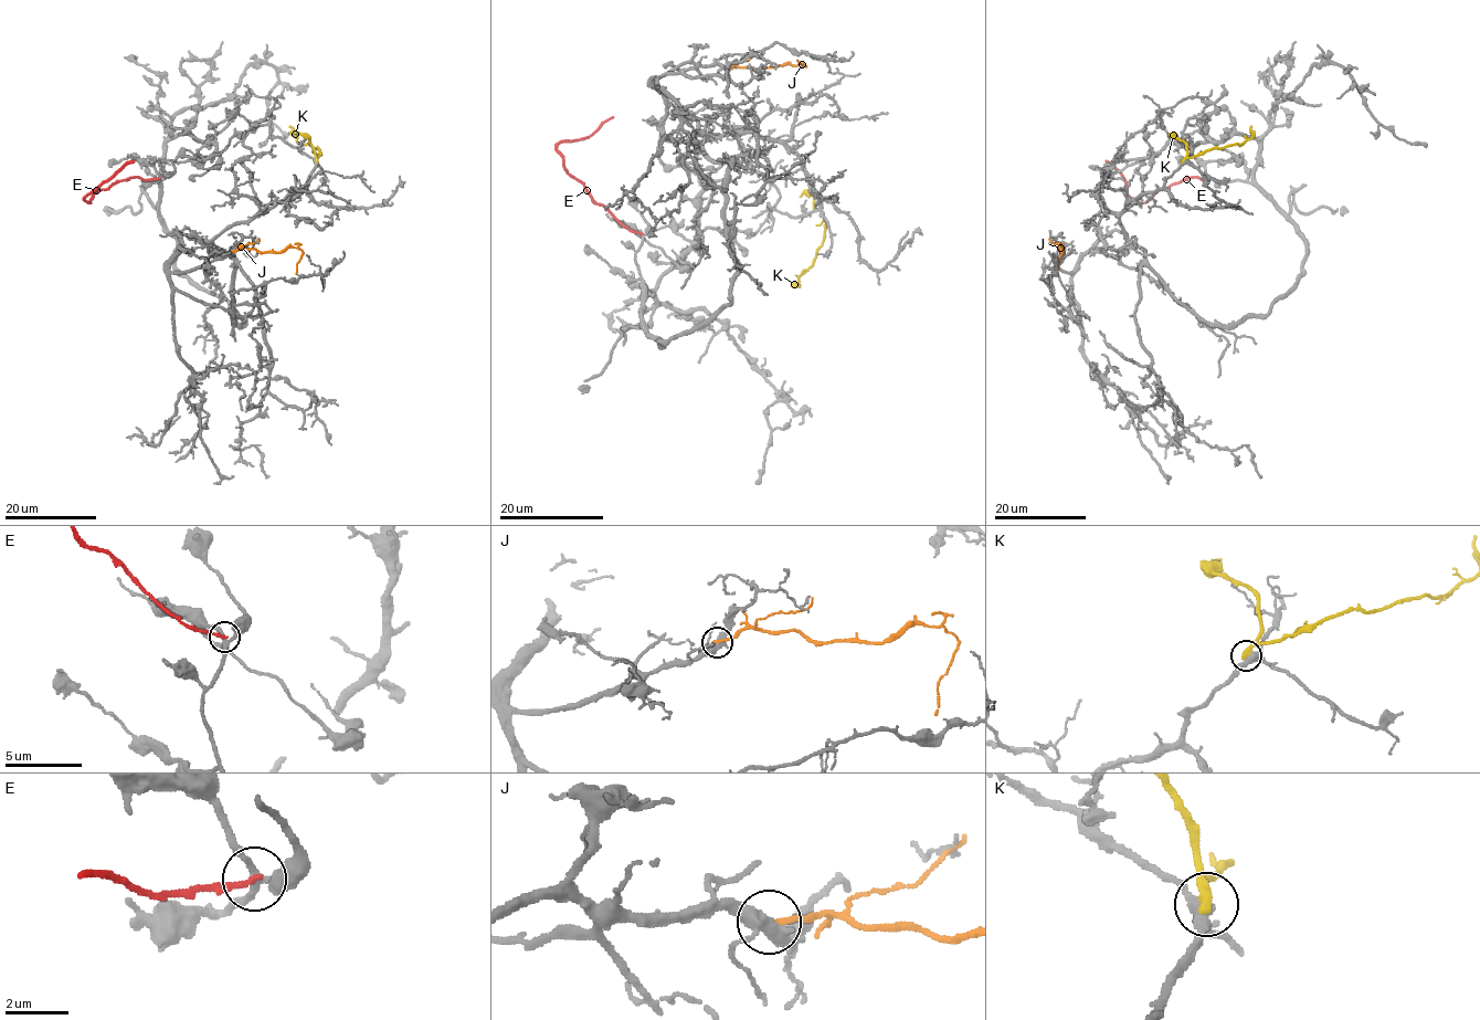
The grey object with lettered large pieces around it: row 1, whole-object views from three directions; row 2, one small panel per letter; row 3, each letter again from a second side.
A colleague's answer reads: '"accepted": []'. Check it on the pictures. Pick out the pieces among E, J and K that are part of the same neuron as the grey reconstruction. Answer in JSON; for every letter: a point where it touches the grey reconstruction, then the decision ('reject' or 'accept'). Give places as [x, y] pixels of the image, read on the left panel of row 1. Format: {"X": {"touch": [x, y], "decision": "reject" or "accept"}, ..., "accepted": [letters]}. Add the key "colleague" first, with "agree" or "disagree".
{"colleague": "agree", "E": {"touch": [159, 177], "decision": "reject"}, "J": {"touch": [231, 252], "decision": "reject"}, "K": {"touch": [316, 161], "decision": "reject"}, "accepted": []}

